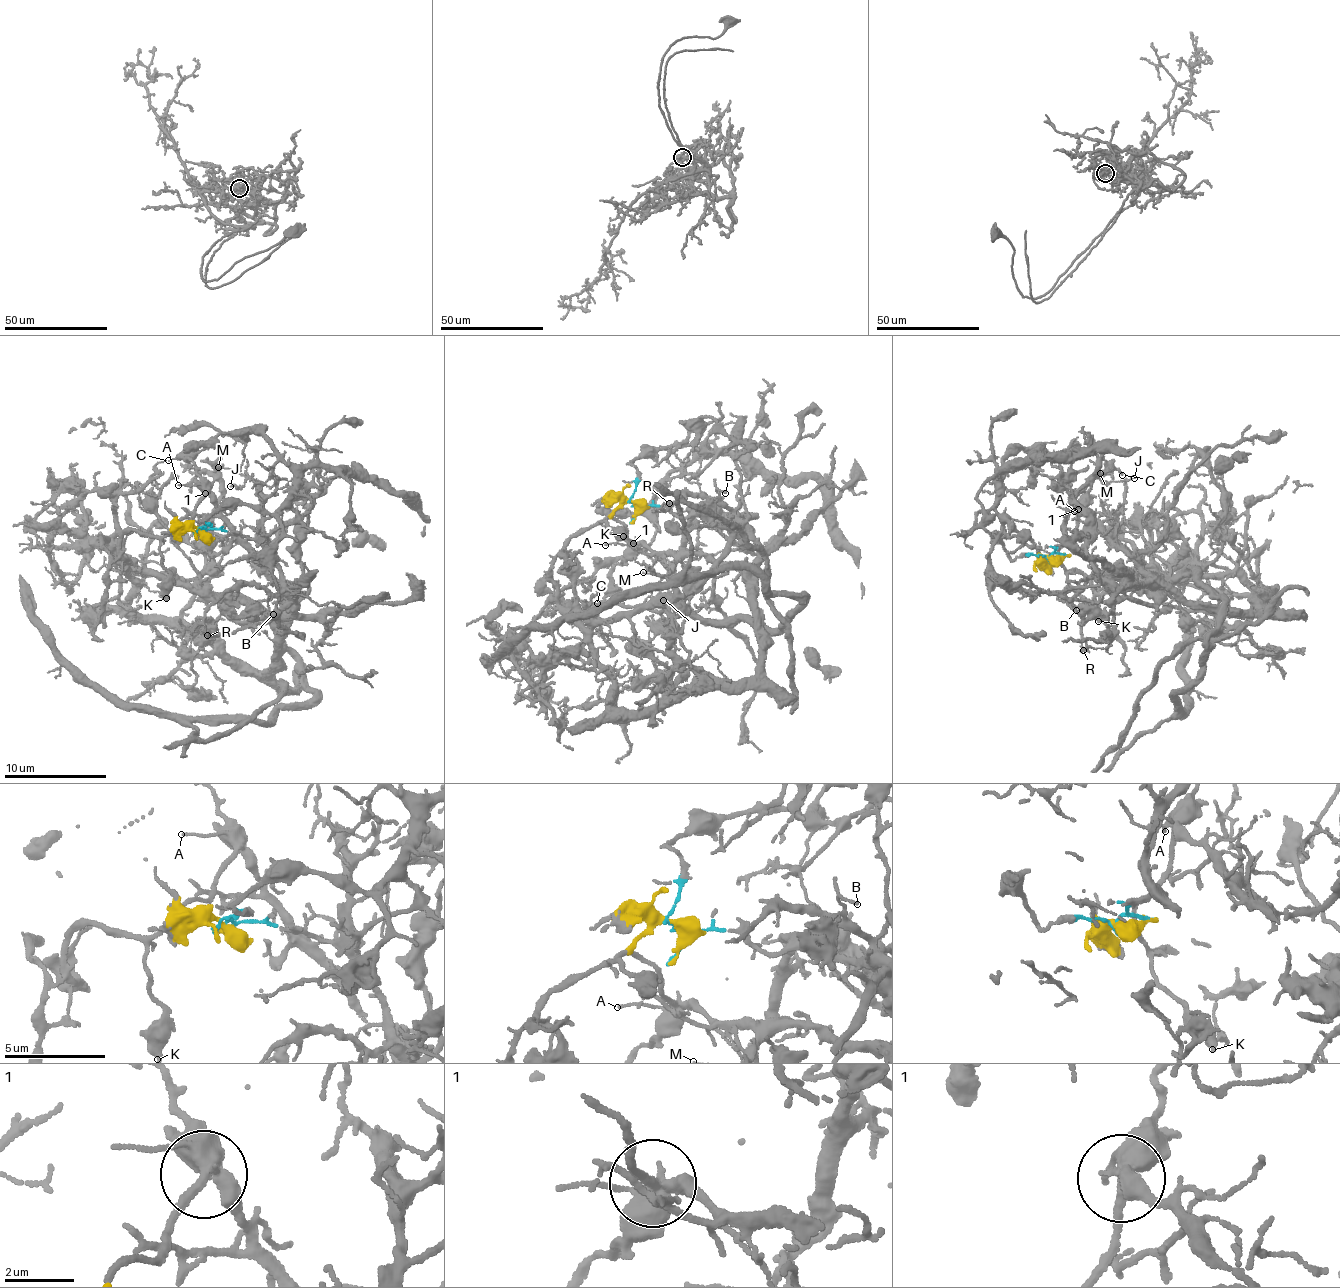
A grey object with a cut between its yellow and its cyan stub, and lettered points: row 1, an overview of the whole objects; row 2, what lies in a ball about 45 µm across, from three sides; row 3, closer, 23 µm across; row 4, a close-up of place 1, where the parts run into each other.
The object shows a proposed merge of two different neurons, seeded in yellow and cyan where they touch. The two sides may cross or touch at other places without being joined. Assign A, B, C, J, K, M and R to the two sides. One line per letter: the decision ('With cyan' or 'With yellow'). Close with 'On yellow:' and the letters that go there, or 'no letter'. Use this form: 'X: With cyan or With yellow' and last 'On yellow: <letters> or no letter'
A: With yellow
B: With cyan
C: With yellow
J: With cyan
K: With yellow
M: With cyan
R: With cyan
On yellow: A, C, K

